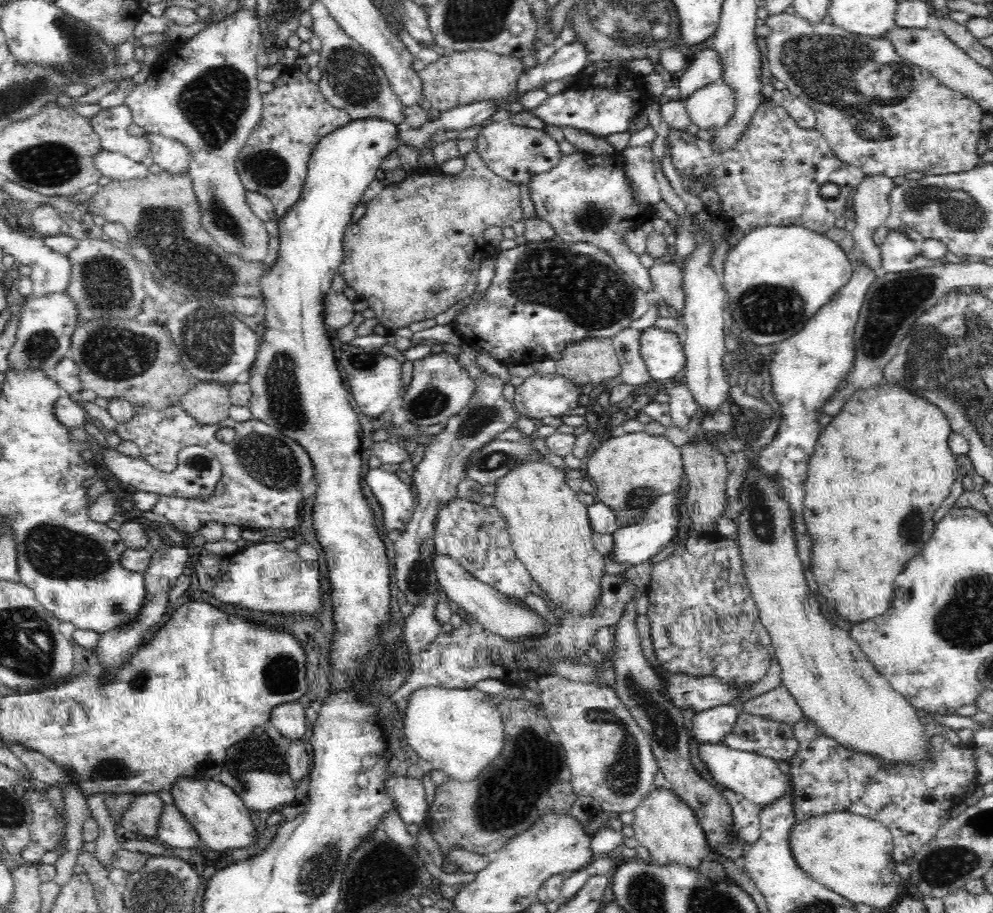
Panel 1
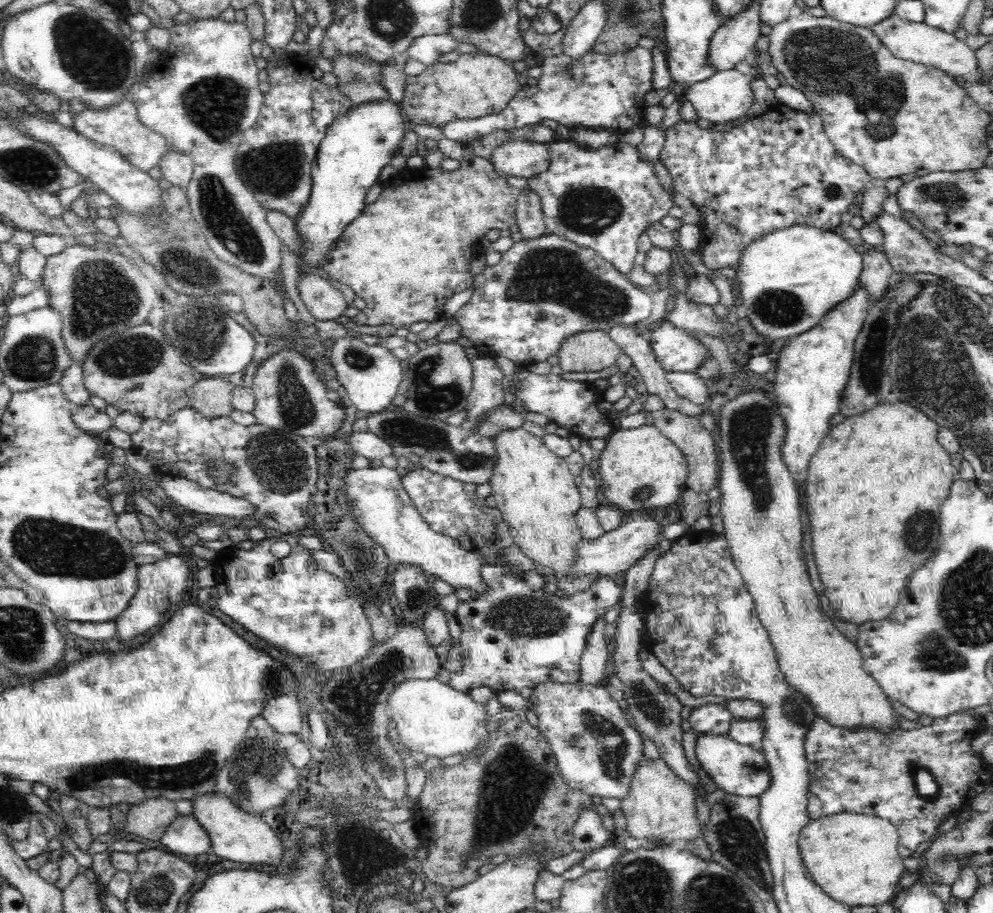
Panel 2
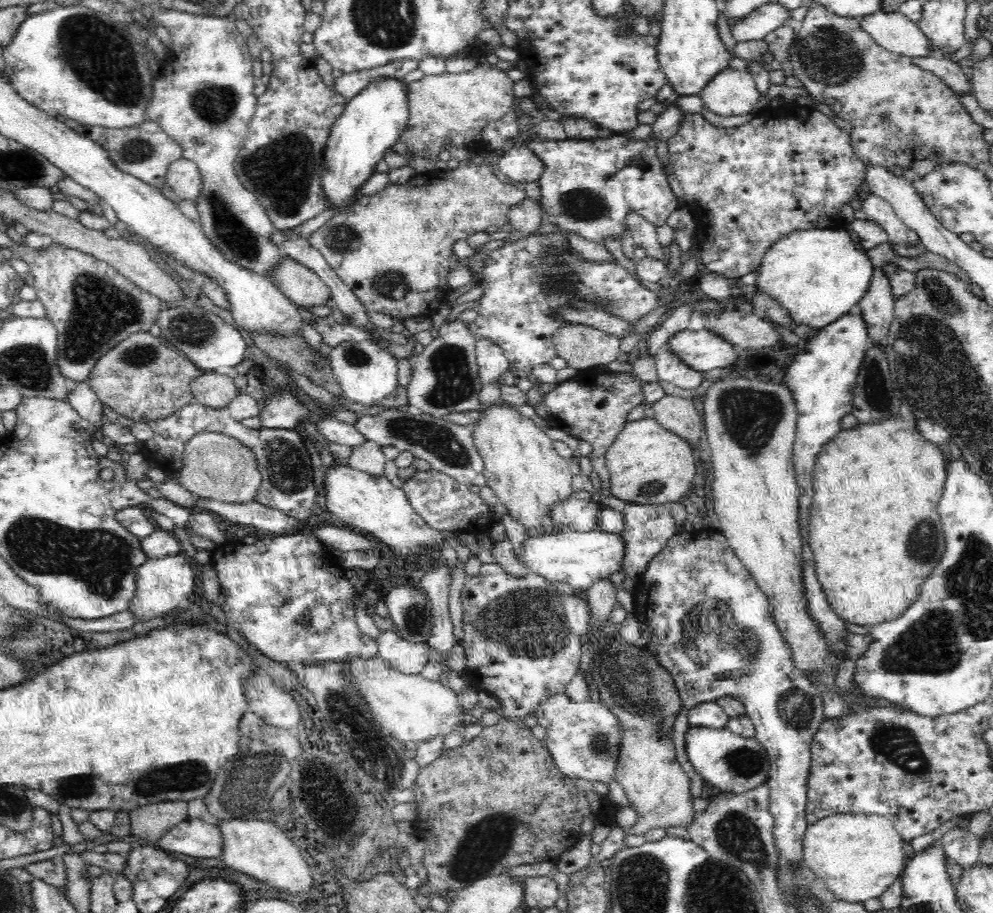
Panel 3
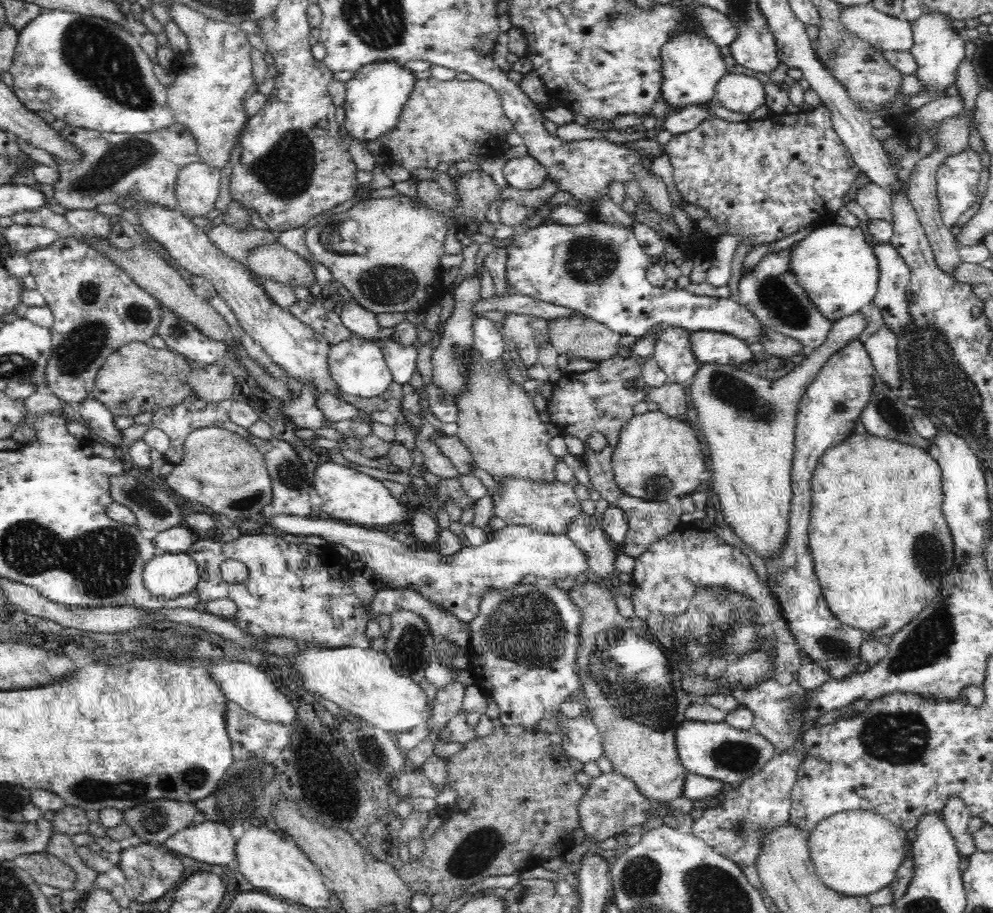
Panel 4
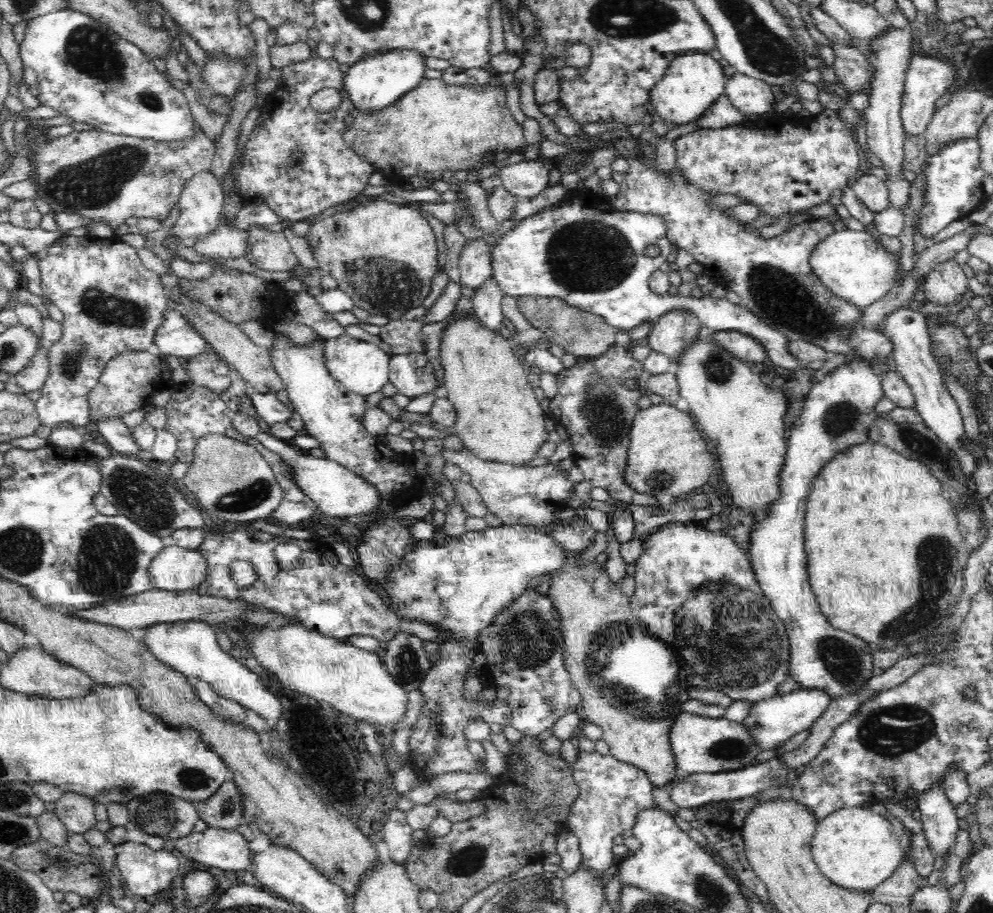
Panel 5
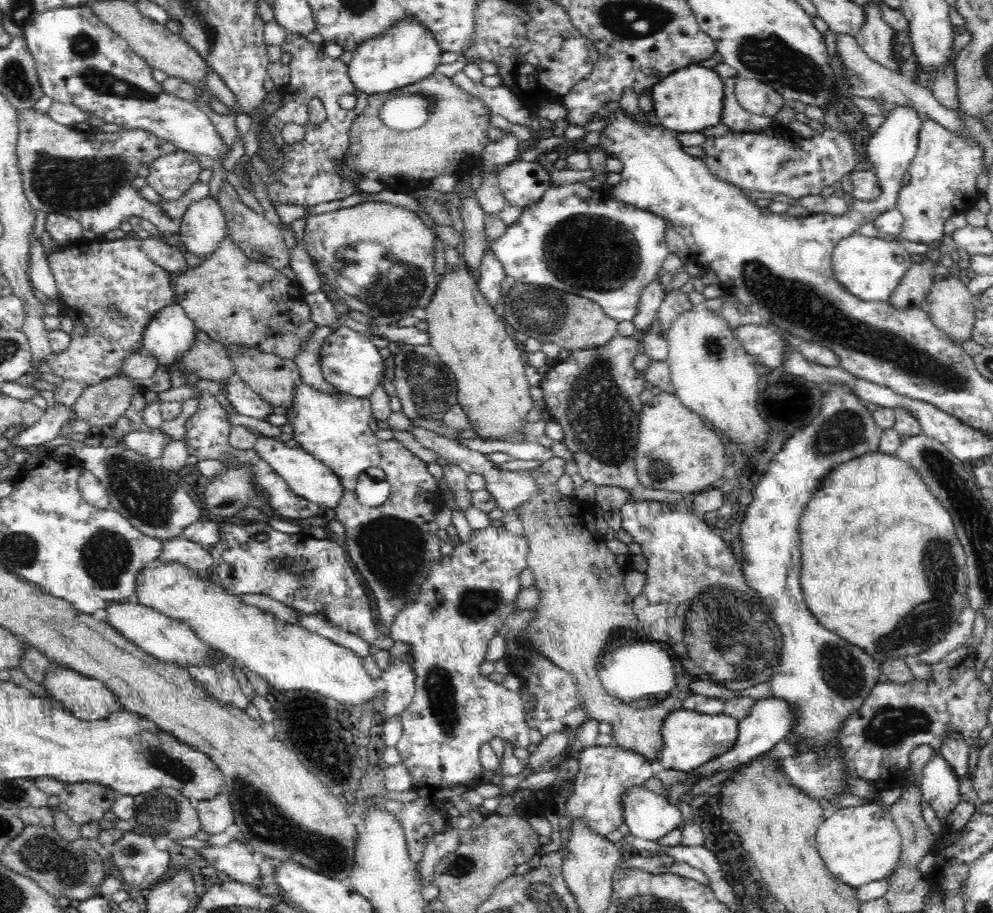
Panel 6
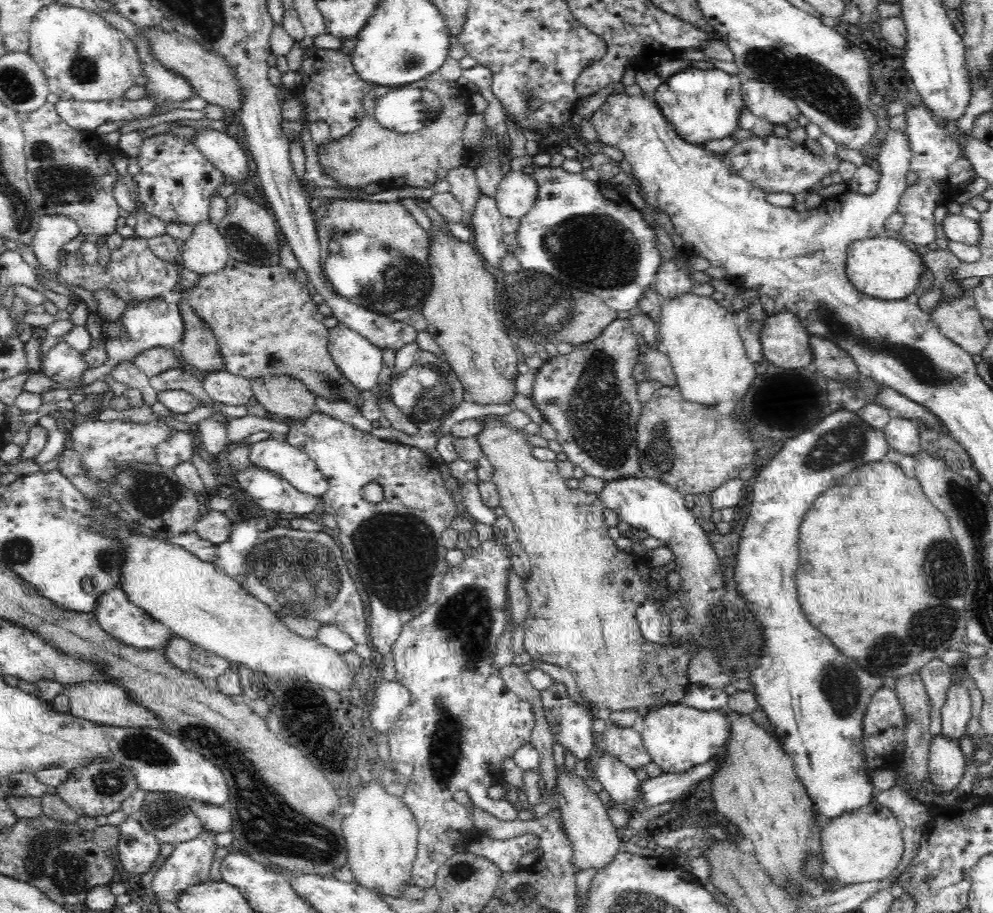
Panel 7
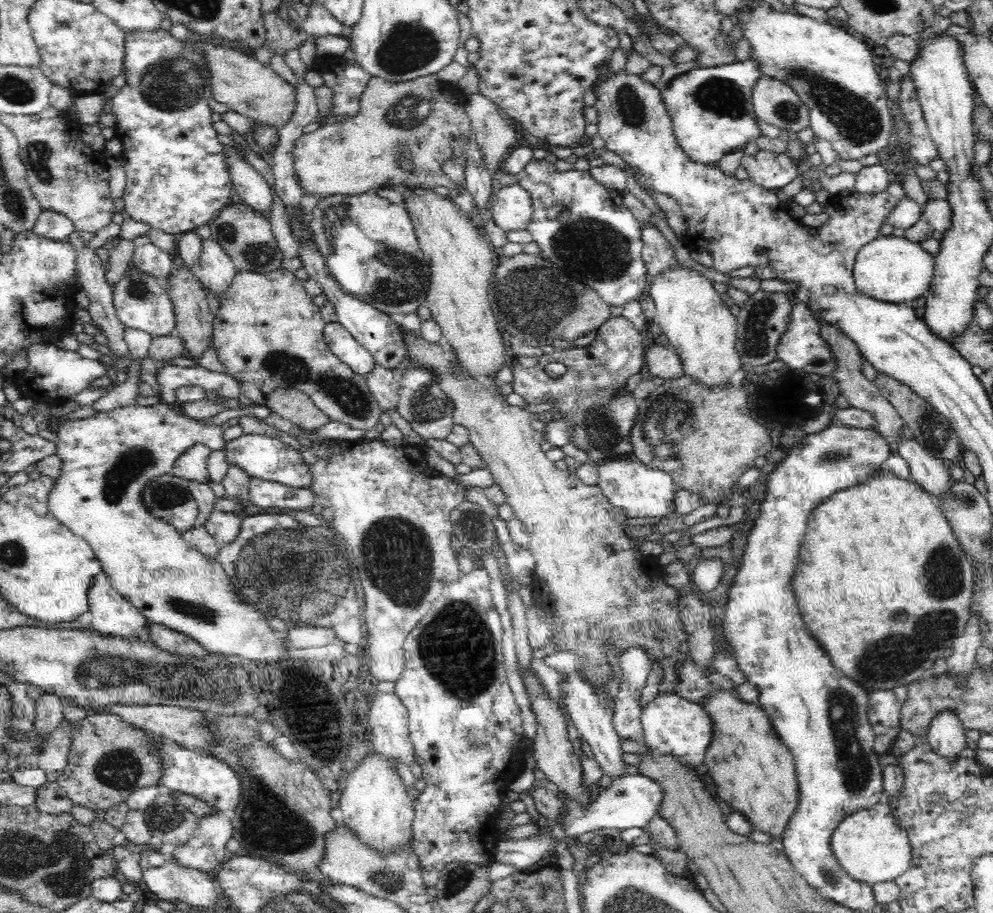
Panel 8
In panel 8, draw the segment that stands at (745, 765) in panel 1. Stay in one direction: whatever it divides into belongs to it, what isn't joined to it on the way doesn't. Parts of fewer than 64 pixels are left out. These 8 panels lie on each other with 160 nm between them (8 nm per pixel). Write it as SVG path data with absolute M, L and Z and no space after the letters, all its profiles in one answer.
M659 691L654 700L643 706L641 723L644 744L653 754L674 756L693 770L704 763L706 752L712 744L713 720L701 704L690 702L676 693Z

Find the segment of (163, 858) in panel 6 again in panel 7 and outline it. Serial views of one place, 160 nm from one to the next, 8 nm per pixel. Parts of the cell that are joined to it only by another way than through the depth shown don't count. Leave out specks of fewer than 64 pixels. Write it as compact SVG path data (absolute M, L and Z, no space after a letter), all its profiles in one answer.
M128 817L117 828L120 834L116 848L125 871L132 876L147 873L159 854L159 840L145 832L136 817Z

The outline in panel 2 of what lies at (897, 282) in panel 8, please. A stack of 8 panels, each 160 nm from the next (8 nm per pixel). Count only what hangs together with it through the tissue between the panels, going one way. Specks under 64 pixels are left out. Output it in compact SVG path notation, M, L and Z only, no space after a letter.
M794 225L755 237L742 252L737 267L744 309L756 332L765 338L790 340L818 325L828 312L855 292L863 259L834 231Z

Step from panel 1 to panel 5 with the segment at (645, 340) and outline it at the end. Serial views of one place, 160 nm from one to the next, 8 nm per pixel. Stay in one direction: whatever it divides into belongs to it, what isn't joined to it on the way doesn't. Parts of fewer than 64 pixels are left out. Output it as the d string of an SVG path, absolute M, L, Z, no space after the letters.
M719 331L710 334L711 340L730 352L734 358L746 362L764 362L768 359L761 345L746 334L736 331Z

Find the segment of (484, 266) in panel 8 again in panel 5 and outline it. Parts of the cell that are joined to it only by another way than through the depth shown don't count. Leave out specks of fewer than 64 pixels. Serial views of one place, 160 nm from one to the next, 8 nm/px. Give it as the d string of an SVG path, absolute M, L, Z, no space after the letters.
M470 312L453 321L442 334L438 354L445 370L443 386L446 387L448 401L457 413L454 431L466 450L478 458L490 463L524 466L526 462L537 457L538 447L548 440L548 434L544 425L546 414L536 400L532 391L534 387L526 379L522 357L517 354L517 348L510 337L483 328L476 313Z

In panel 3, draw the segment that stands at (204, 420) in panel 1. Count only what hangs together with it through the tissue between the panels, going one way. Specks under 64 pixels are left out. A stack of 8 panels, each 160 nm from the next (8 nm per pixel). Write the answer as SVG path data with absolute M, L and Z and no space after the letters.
M205 371L194 378L190 390L195 403L218 411L227 409L239 393L230 376L214 371Z

